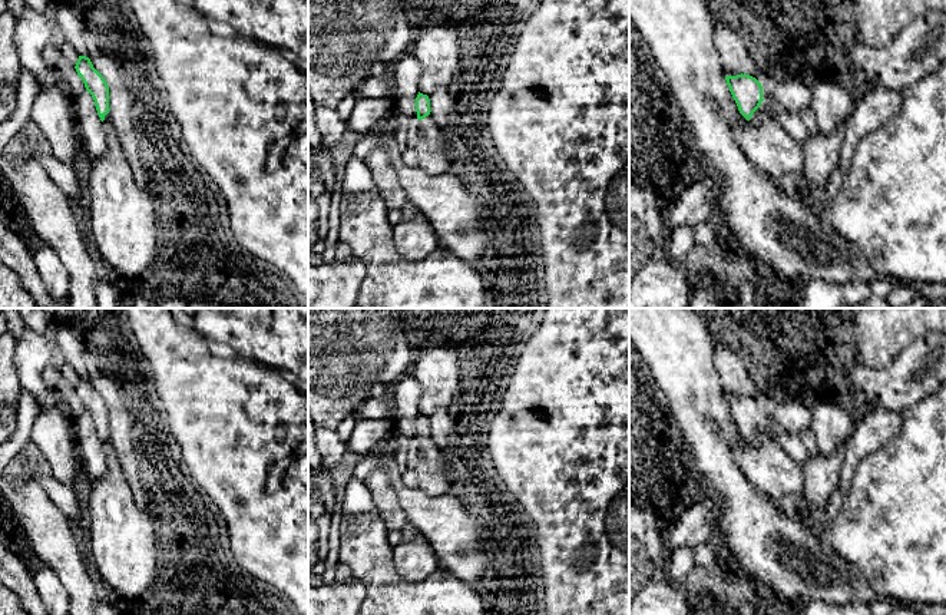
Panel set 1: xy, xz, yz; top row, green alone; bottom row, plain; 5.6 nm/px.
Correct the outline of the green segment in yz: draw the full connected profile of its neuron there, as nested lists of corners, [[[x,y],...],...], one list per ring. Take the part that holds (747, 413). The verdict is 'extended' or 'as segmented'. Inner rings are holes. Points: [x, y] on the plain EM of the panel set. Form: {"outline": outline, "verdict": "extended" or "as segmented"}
{"outline": [[[750,396],[725,397],[740,434],[755,444],[763,434],[774,439],[773,423],[763,419],[761,404]]], "verdict": "extended"}

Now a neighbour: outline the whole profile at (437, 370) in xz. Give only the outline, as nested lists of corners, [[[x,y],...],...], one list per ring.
[[[434,347],[416,353],[410,374],[421,387],[420,414],[430,417],[437,409],[452,406],[462,378],[456,351],[447,347]]]

